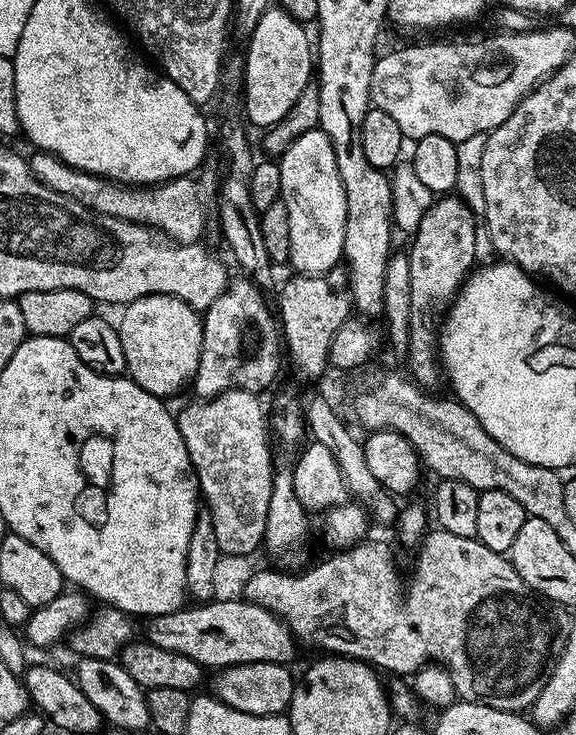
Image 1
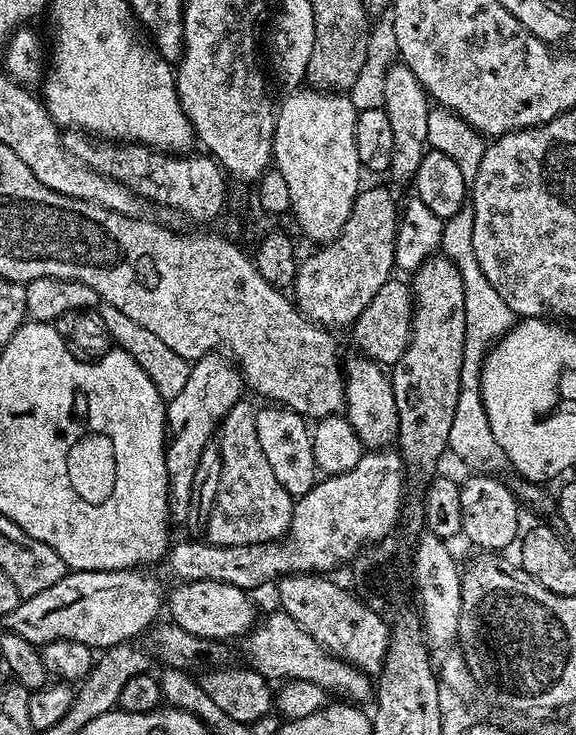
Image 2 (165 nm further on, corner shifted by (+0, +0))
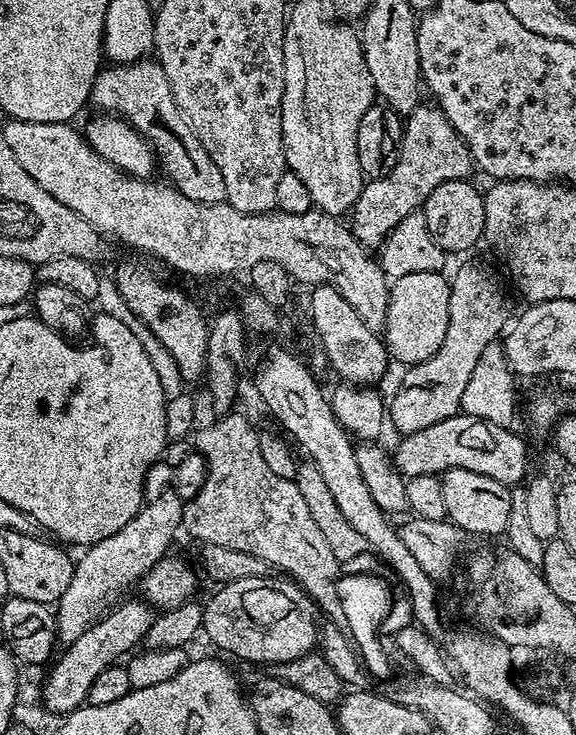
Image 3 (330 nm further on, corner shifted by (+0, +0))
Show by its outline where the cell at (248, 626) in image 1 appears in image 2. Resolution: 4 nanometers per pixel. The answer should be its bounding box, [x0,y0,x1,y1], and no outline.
[245,610,374,702]

